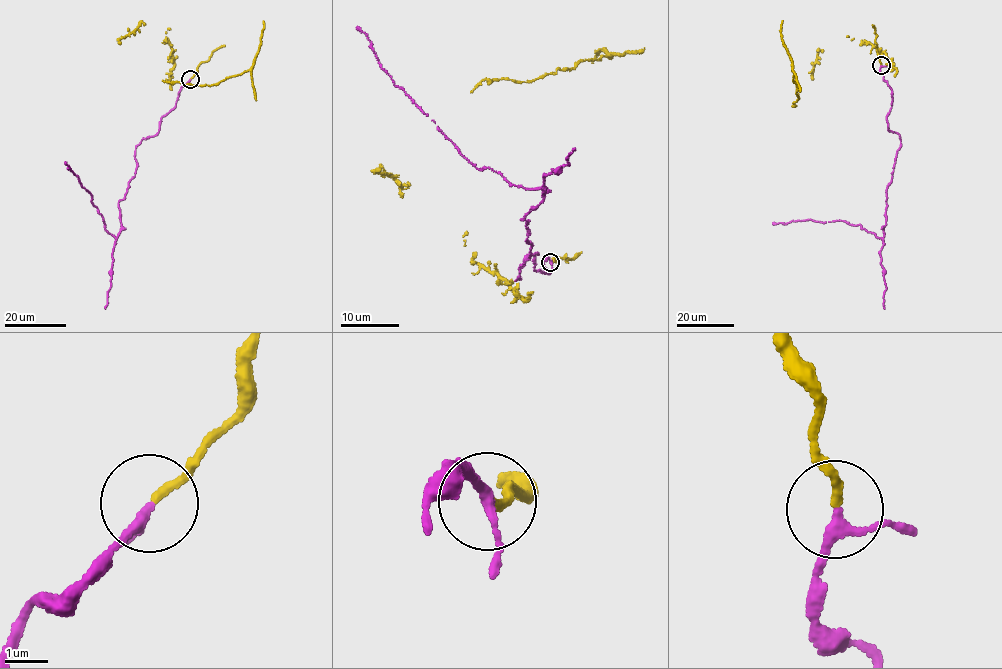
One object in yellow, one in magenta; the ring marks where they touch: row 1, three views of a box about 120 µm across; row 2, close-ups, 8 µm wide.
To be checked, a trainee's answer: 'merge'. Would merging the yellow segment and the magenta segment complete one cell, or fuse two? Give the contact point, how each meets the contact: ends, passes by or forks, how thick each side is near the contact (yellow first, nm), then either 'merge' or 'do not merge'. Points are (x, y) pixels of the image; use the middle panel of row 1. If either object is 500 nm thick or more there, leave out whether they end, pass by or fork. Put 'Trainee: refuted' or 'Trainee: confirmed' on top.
Trainee: confirmed
place (550, 262); yellow ends; magenta passes by; calibres 200 and 200 nm; merge

